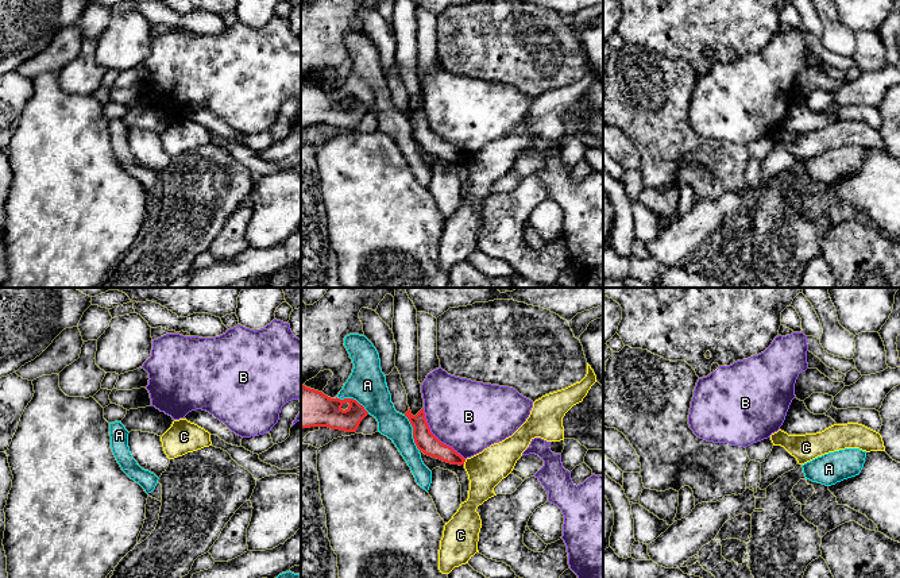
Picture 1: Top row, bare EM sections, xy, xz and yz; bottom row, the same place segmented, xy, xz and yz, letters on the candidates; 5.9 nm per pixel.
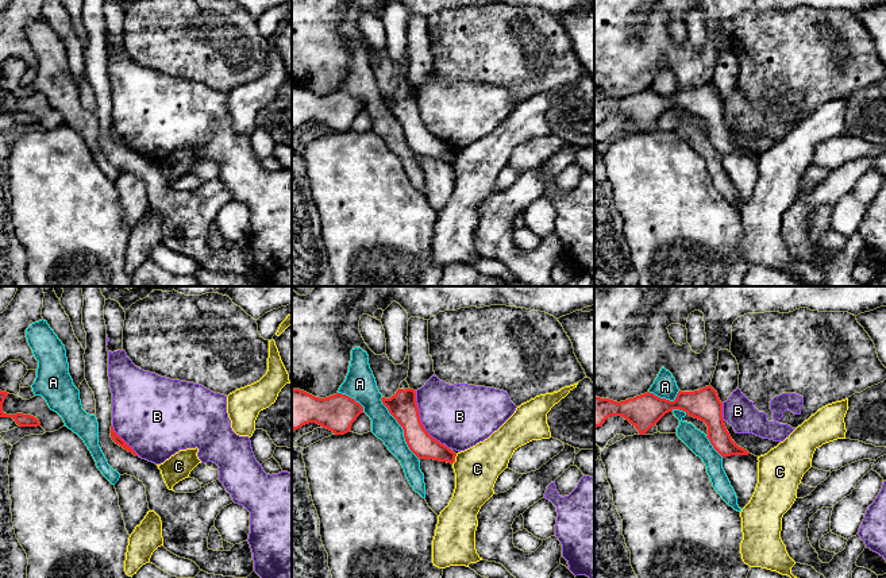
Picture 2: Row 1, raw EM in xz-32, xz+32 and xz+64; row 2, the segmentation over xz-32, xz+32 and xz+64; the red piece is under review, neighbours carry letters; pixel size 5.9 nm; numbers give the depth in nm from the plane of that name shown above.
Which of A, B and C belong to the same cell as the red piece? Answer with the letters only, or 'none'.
none

